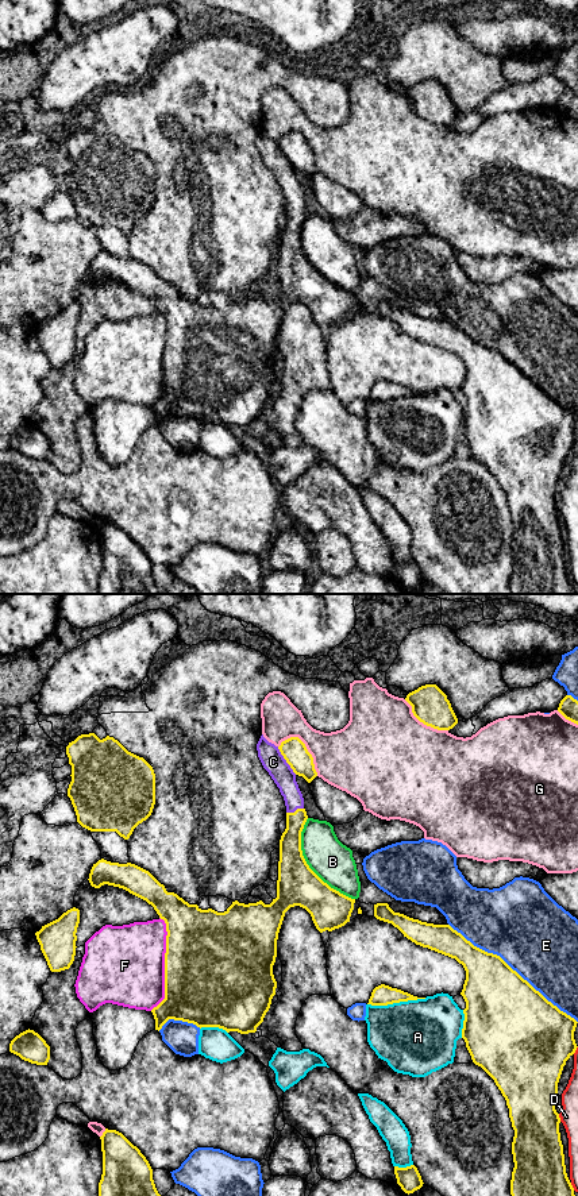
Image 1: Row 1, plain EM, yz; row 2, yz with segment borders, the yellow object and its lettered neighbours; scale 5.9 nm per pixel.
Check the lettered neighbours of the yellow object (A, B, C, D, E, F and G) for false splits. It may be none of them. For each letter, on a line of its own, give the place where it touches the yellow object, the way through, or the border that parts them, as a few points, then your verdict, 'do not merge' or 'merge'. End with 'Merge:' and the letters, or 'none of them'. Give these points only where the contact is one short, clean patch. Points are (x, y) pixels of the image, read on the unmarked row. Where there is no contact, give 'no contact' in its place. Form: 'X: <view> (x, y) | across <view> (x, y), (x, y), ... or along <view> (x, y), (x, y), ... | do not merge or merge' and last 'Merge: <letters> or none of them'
A: yz (396, 397) | do not merge
B: yz (308, 261) | do not merge
C: yz (285, 154) | merge
D: yz (559, 513) | do not merge
E: yz (512, 365) | do not merge
F: yz (165, 359) | do not merge
G: yz (305, 143) | do not merge
Merge: C

